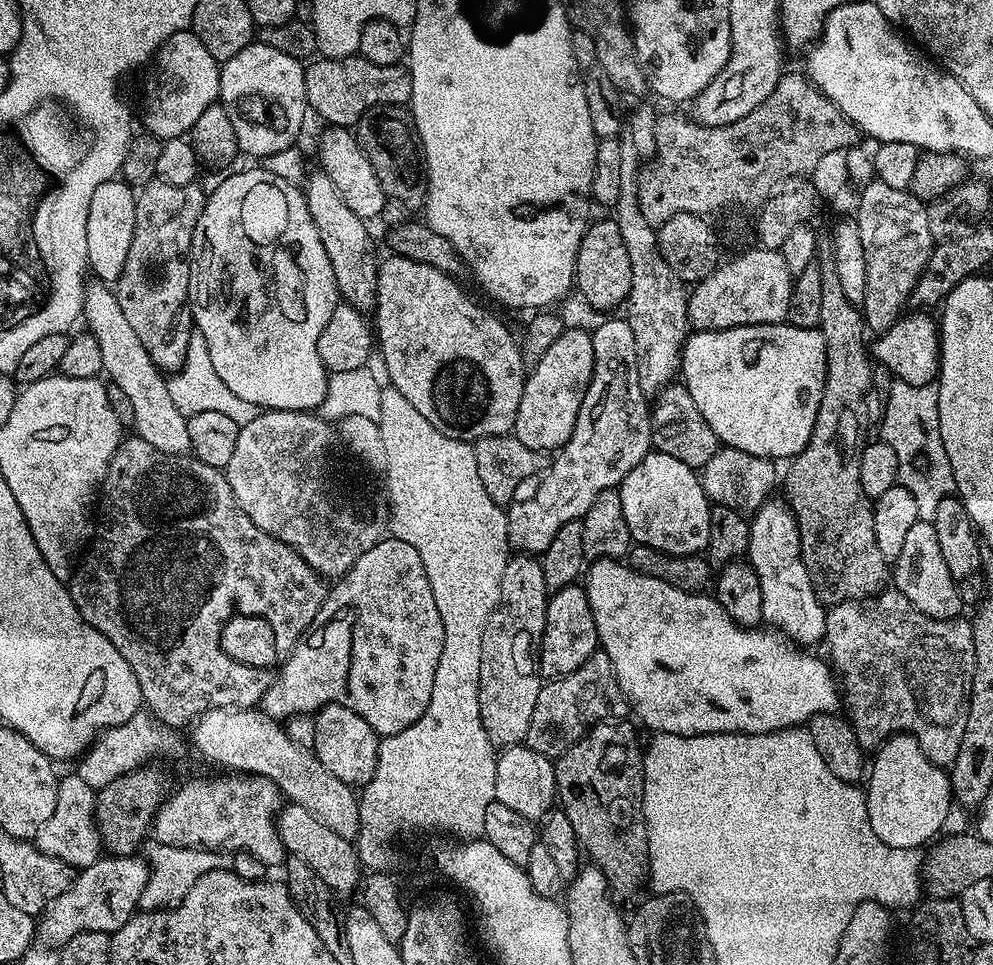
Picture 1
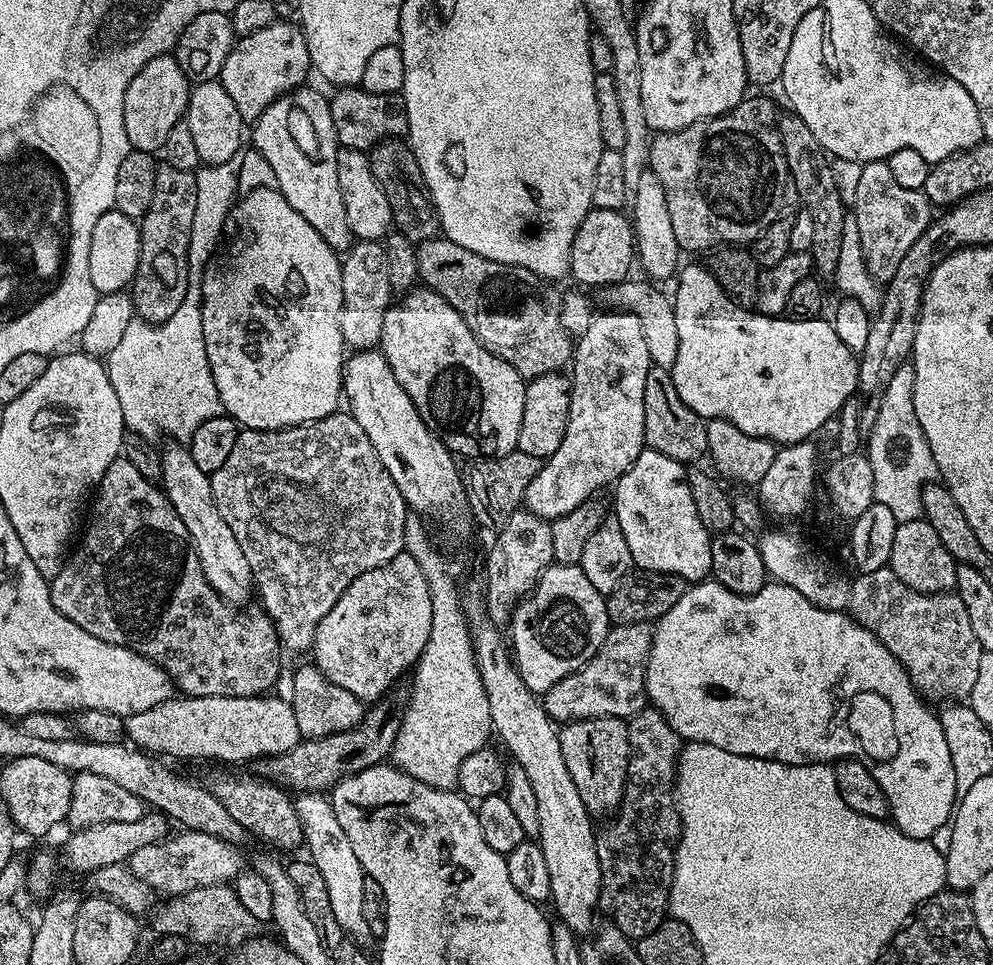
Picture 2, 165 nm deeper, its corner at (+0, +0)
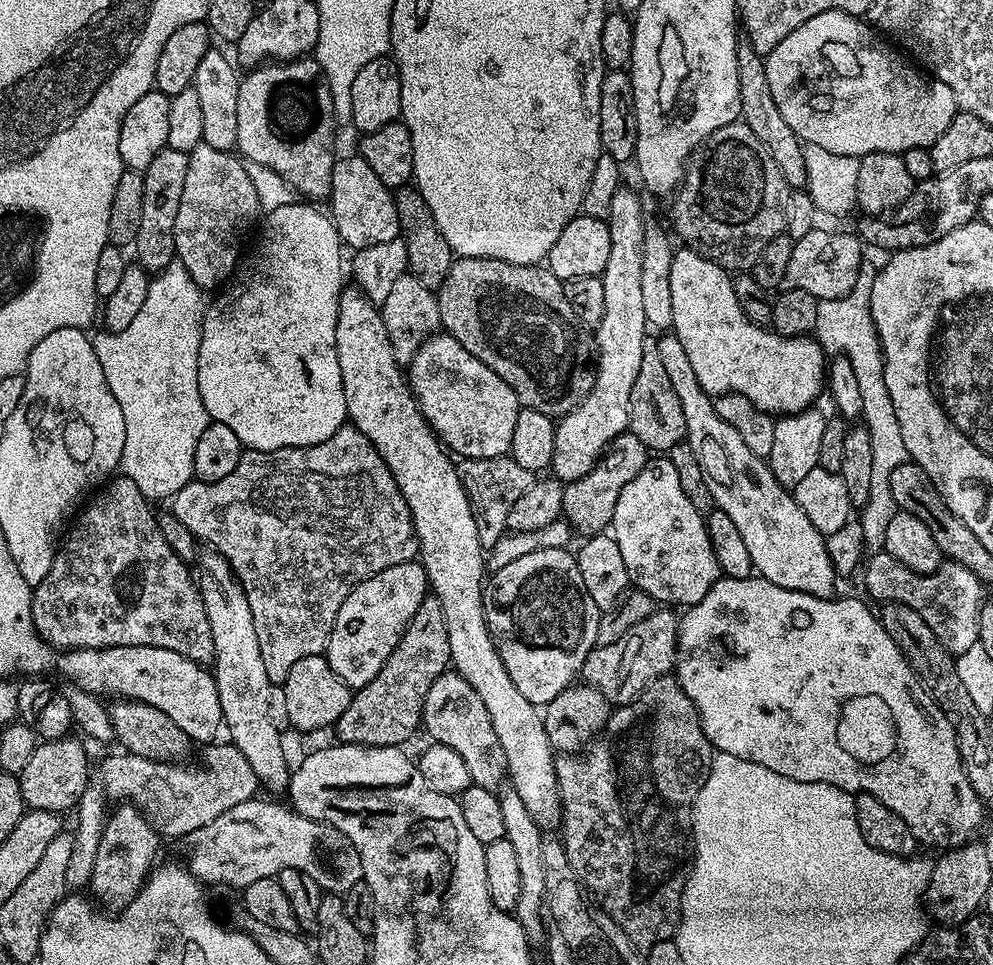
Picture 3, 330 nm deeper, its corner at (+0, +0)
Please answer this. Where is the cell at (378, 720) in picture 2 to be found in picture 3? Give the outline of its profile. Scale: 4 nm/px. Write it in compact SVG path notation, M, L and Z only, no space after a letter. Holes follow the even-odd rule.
M434 595L425 596L423 602L414 612L414 618L406 626L398 646L386 658L382 670L366 682L366 686L355 689L352 693L350 706L342 710L342 718L338 718L334 725L336 740L341 744L357 744L363 748L400 748L415 734L416 728L421 727L424 714L426 694L430 694L430 686L442 675L452 663L452 651L450 650L450 634L446 634L446 614L442 614L442 602Z

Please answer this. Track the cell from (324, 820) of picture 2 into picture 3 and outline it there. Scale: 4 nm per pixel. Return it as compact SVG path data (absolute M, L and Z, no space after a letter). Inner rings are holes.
M208 550L205 553L198 560L198 587L216 651L214 675L220 719L226 732L228 728L227 739L240 751L242 758L250 762L257 781L272 792L283 793L288 787L290 767L284 757L284 744L280 741L281 729L274 726L270 714L270 690L274 685L262 662L258 633L254 631L254 614L250 612L250 602L244 587L232 573L231 566L216 551Z

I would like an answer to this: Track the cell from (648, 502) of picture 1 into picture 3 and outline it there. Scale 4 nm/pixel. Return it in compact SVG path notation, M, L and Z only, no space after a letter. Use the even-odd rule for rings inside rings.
M667 458L649 459L647 466L626 485L626 490L618 494L618 506L614 506L610 532L618 542L618 550L622 550L622 559L626 562L626 570L631 574L631 583L650 594L657 602L665 600L668 603L665 605L668 606L694 605L706 598L706 594L721 575L708 537L705 517L698 510L694 510L690 498L686 498L682 491L682 482L678 482L678 470L674 470Z

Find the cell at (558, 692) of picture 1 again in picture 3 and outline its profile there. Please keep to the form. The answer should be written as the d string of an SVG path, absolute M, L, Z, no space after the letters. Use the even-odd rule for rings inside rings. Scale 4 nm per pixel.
M657 610L650 618L642 618L642 622L634 622L626 634L618 638L618 642L610 642L610 646L597 646L586 658L582 673L583 683L589 684L602 698L606 698L613 706L629 704L637 700L648 685L673 671L676 662L676 635L680 629L675 611Z

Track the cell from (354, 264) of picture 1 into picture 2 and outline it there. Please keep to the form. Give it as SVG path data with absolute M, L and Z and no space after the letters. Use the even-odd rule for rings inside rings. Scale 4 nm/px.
M301 86L292 92L287 92L266 110L251 125L252 140L251 147L256 148L270 162L270 170L276 179L276 188L322 234L322 242L330 246L338 254L343 254L352 247L354 237L350 230L350 222L346 219L346 206L342 203L342 190L338 187L338 154L340 145L336 143L336 131L334 130L334 118L330 114L330 100L327 95L323 96L316 88Z

